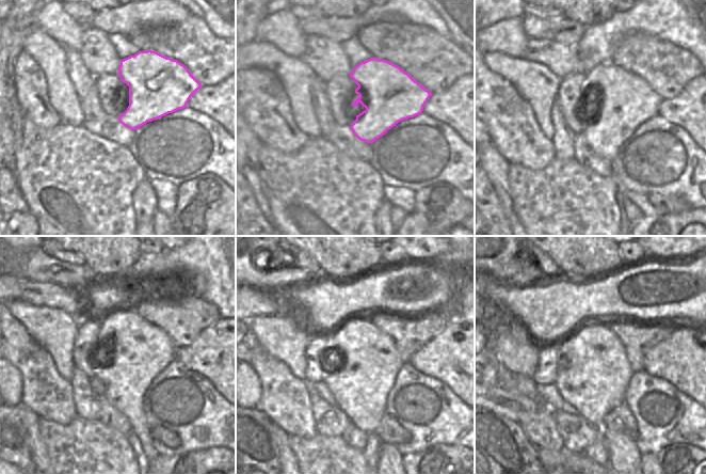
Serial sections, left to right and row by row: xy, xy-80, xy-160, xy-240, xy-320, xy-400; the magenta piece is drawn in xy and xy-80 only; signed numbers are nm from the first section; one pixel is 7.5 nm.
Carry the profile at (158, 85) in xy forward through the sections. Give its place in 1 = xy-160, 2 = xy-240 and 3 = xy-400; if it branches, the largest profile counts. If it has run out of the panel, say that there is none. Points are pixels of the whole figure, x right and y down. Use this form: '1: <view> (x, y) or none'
1: xy-160 (622, 101)
2: xy-240 (138, 351)
3: xy-400 (593, 372)

